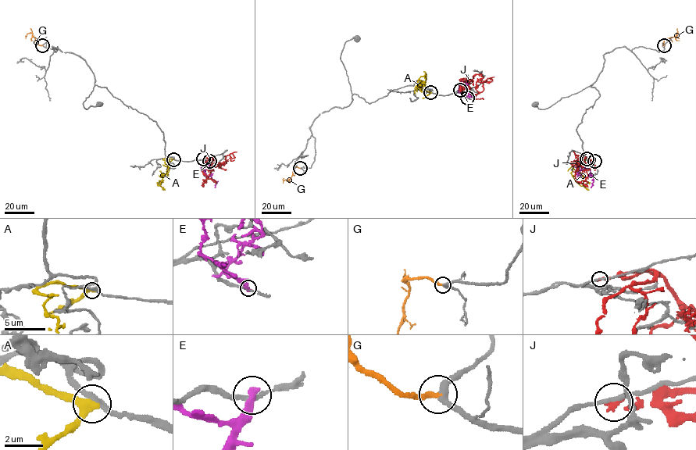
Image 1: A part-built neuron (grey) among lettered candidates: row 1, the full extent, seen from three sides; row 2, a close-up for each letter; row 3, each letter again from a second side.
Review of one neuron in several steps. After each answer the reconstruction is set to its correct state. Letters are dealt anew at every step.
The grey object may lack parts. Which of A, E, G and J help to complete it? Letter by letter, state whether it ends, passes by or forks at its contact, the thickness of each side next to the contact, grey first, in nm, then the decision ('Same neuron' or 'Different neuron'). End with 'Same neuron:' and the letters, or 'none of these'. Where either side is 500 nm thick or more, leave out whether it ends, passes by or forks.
A: It passes by. Thickness 280 nm (grey) against 280 nm. Different neuron
E: It ends there. Thickness 190 nm (grey) against 400 nm. Different neuron
G: It ends there. Thickness 320 nm (grey) against 280 nm. Same neuron
J: It ends there. Thickness 200 nm (grey) against 240 nm. Different neuron
Same neuron: G

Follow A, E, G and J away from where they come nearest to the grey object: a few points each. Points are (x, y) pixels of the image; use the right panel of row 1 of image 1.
A: (589, 159), (576, 161), (571, 173), (580, 185), (583, 181), (588, 181)
E: (594, 161), (590, 168), (593, 180), (590, 187)
G: (665, 45), (664, 41), (676, 37), (677, 32), (679, 38)
J: (587, 158), (581, 158), (578, 162), (575, 176), (579, 183), (588, 187)

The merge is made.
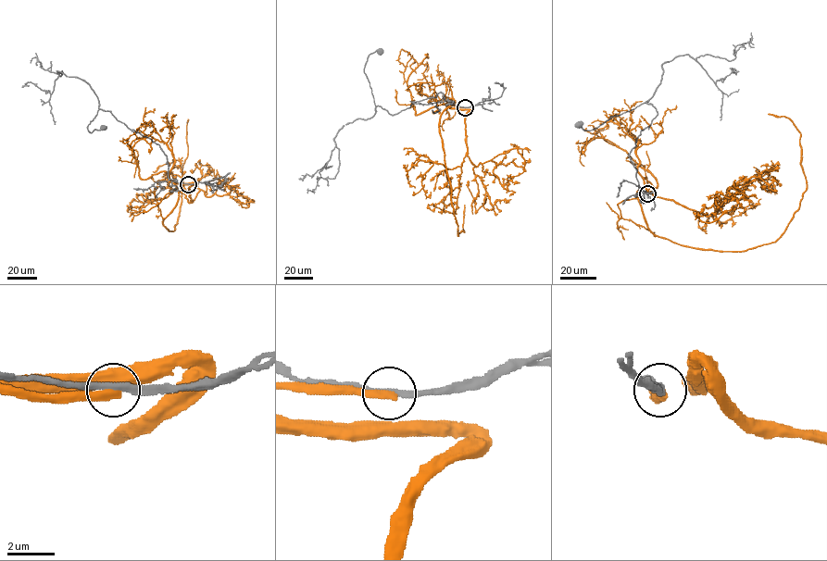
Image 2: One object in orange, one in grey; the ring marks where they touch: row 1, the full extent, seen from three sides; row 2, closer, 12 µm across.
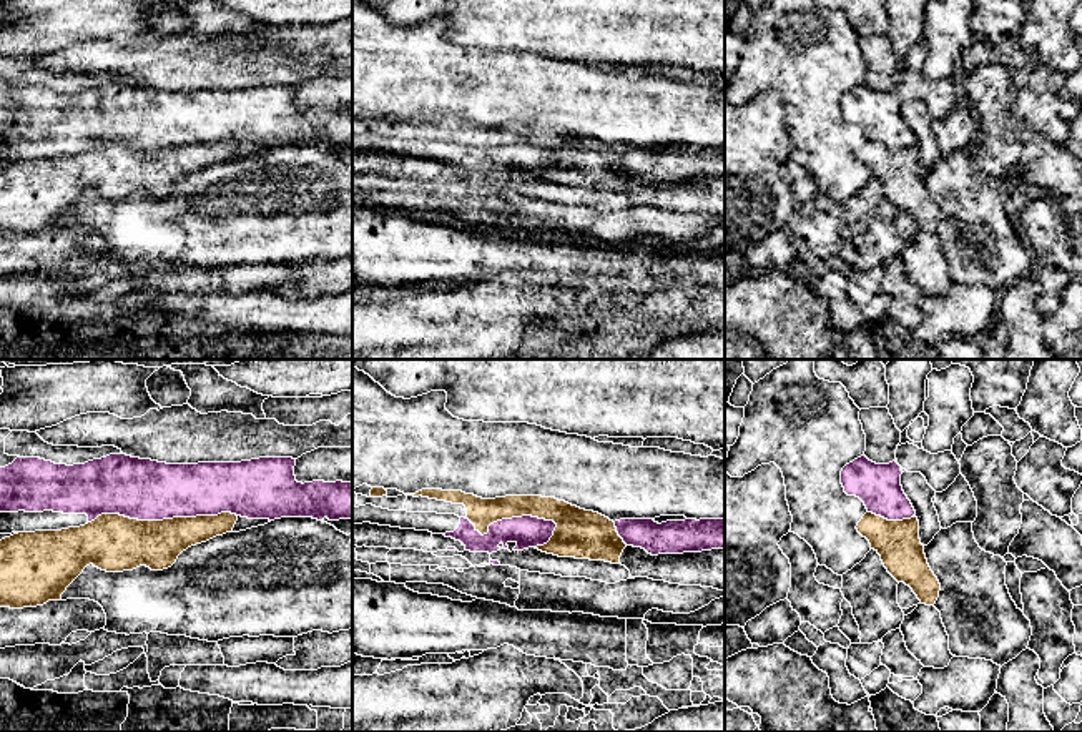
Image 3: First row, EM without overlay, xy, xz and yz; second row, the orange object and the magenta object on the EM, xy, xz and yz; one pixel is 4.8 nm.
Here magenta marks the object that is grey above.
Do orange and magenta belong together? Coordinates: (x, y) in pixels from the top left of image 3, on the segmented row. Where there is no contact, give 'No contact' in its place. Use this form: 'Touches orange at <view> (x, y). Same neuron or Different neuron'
Touches orange at xy (163, 519). Different neuron

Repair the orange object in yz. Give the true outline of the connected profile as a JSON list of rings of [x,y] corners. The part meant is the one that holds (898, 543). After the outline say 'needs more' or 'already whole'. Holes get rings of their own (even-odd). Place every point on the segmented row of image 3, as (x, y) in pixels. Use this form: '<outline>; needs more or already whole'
[[[866,512],[856,529],[869,541],[871,549],[881,556],[884,567],[898,582],[909,586],[921,604],[936,604],[941,584],[927,564],[916,516],[888,521]]]; already whole

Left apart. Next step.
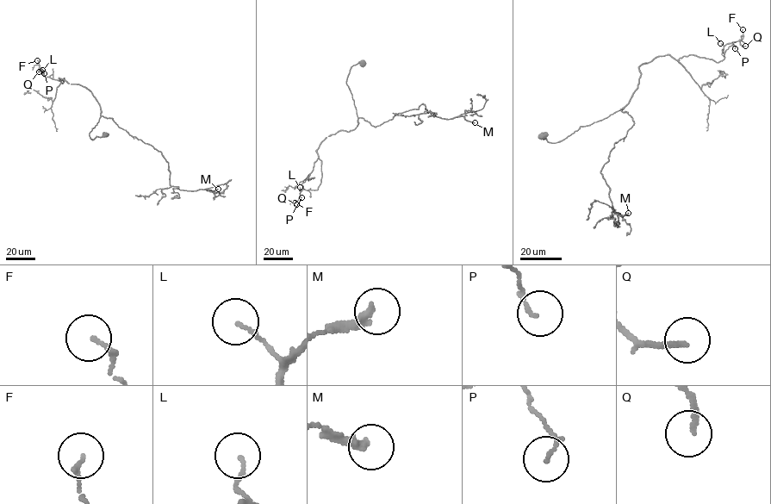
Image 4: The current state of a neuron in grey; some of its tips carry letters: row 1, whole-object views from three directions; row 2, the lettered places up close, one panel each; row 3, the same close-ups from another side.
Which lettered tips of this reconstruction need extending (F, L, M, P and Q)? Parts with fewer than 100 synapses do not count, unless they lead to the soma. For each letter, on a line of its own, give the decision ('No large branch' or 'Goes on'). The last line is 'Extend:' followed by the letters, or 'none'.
F: No large branch
L: No large branch
M: Goes on
P: No large branch
Q: No large branch
Extend: M

